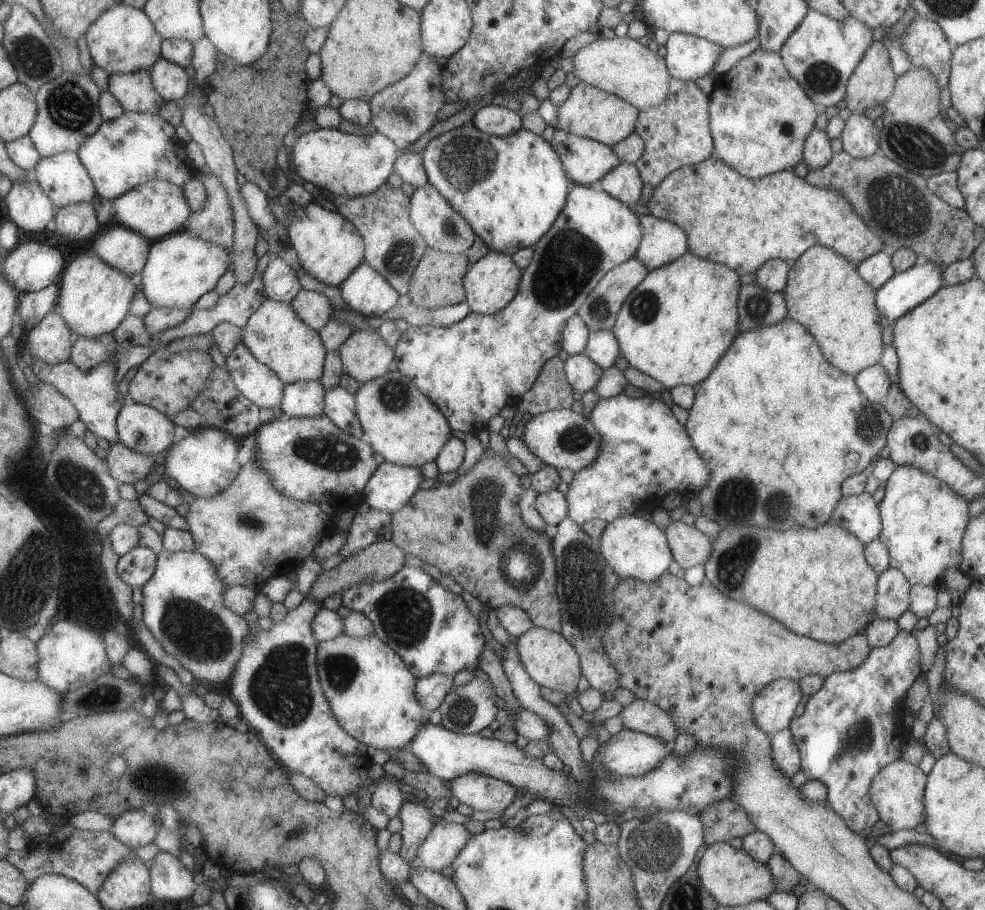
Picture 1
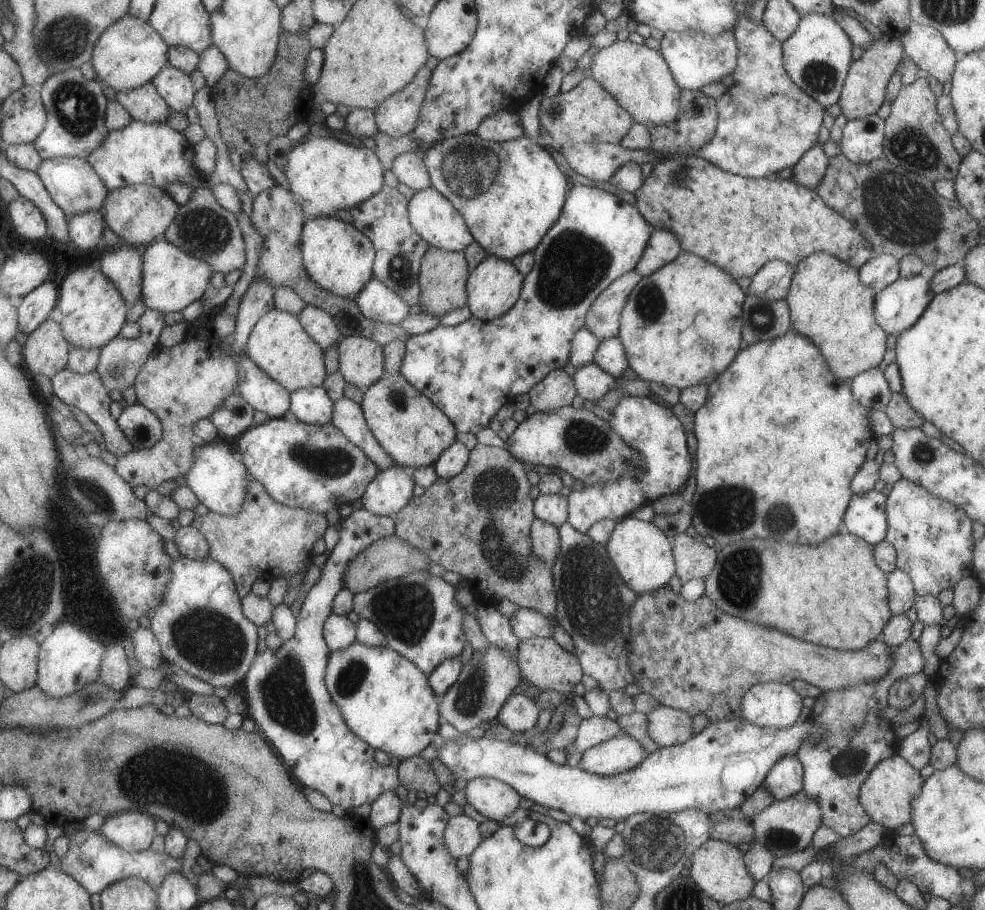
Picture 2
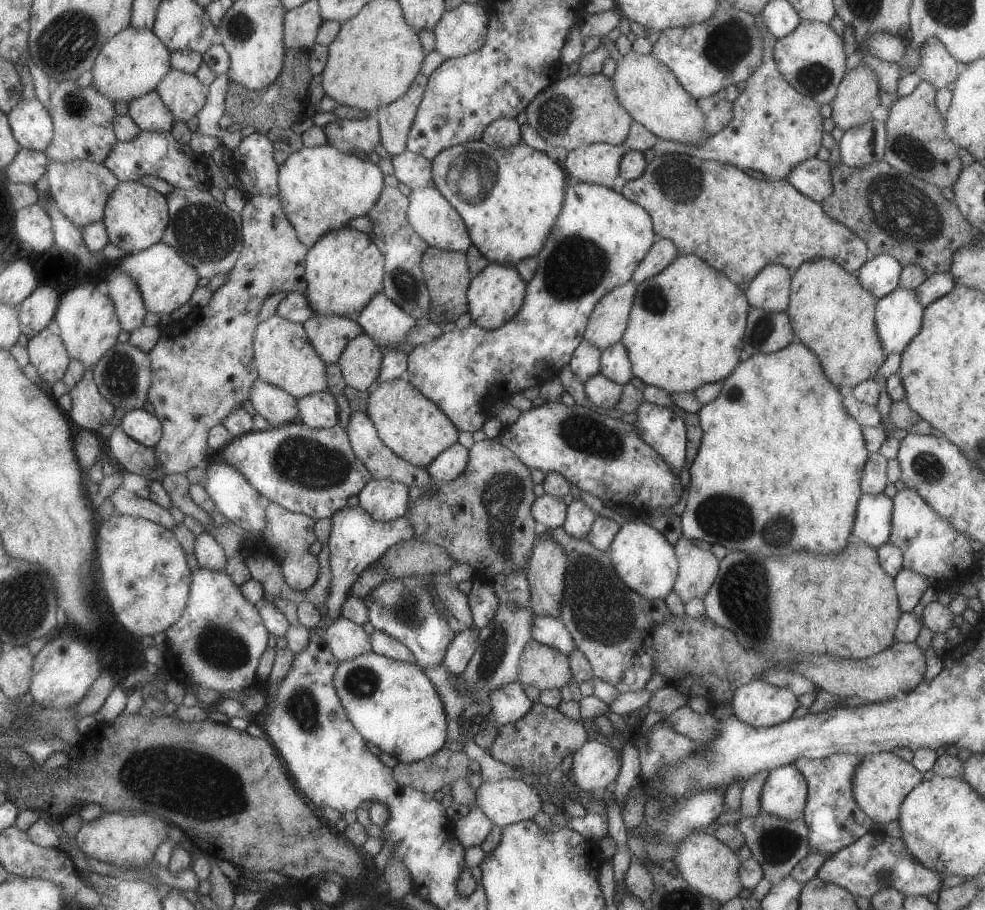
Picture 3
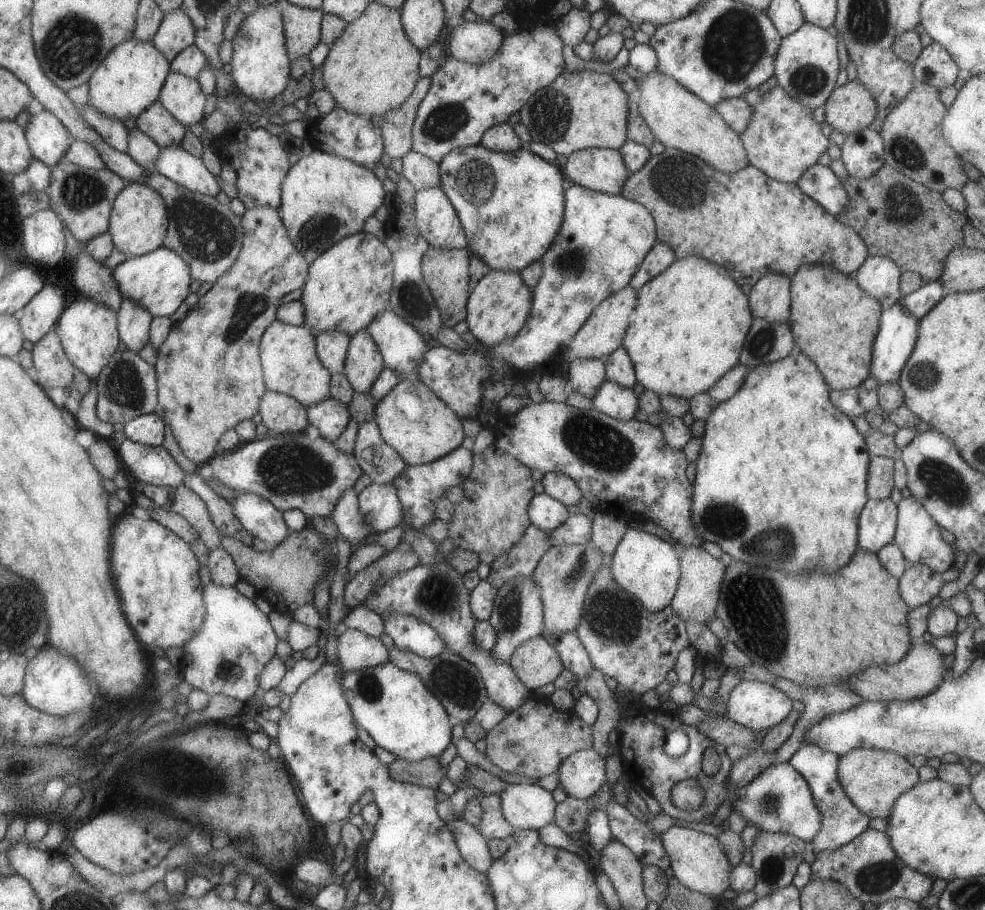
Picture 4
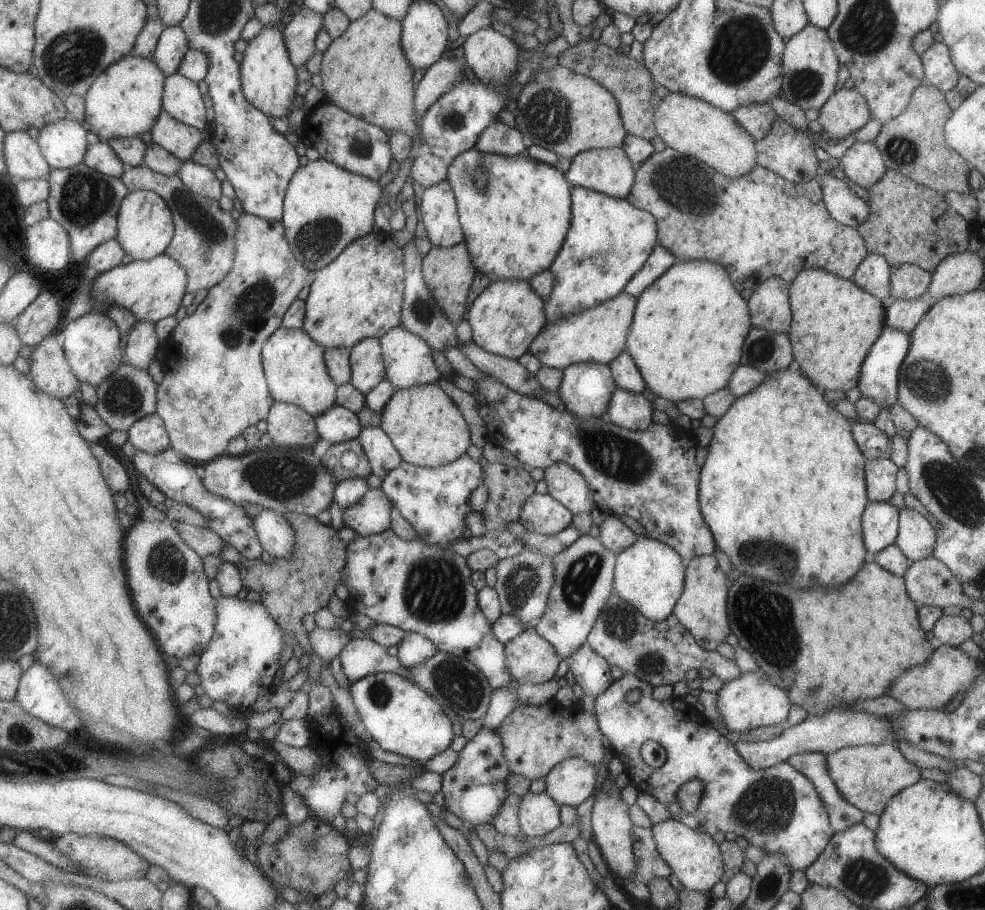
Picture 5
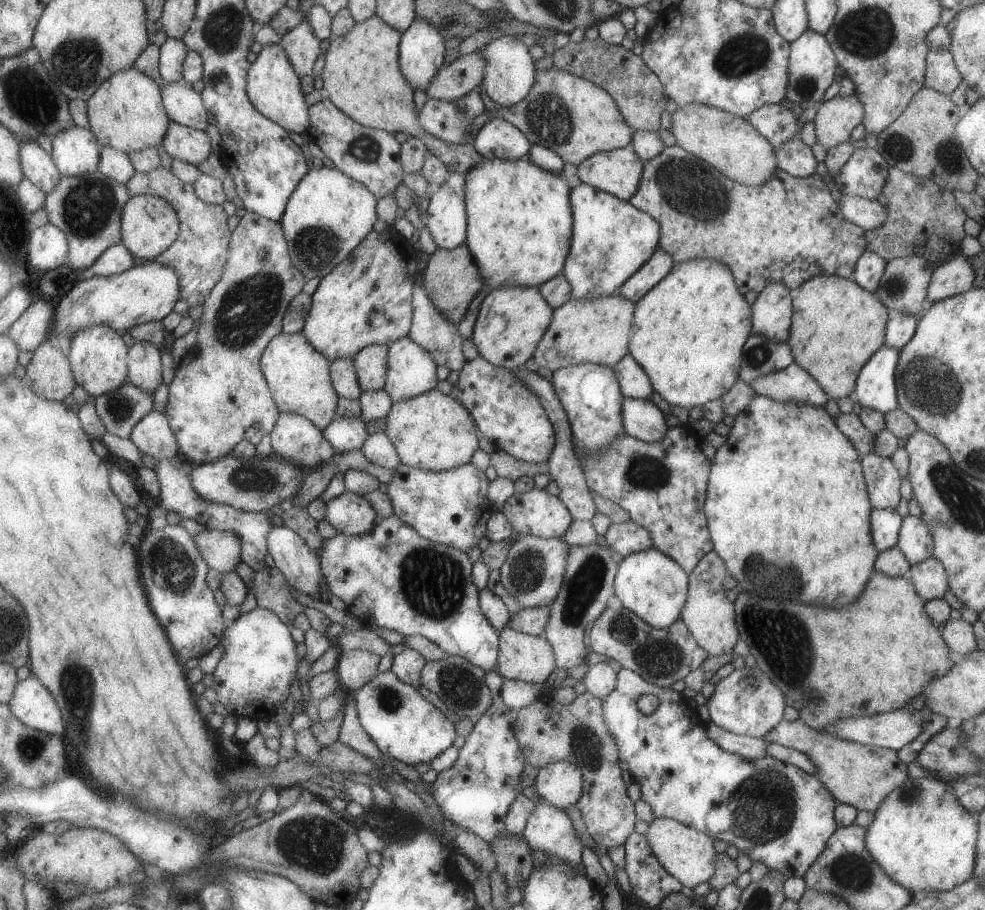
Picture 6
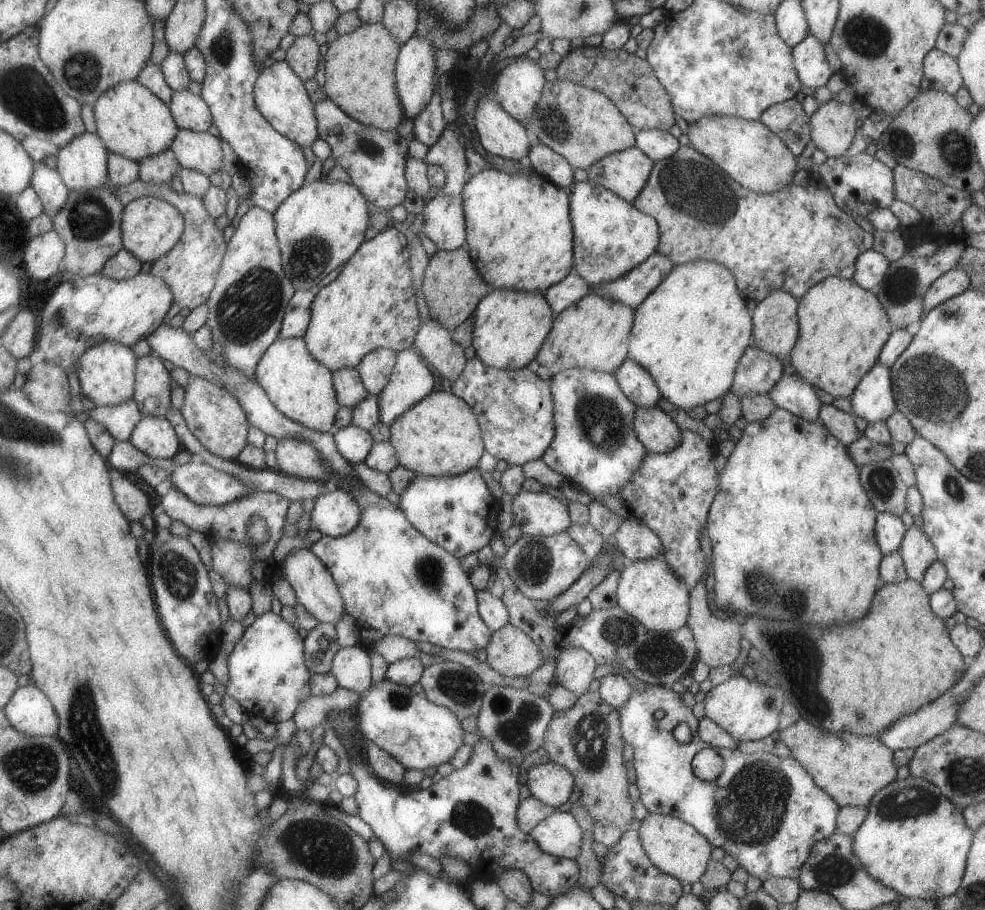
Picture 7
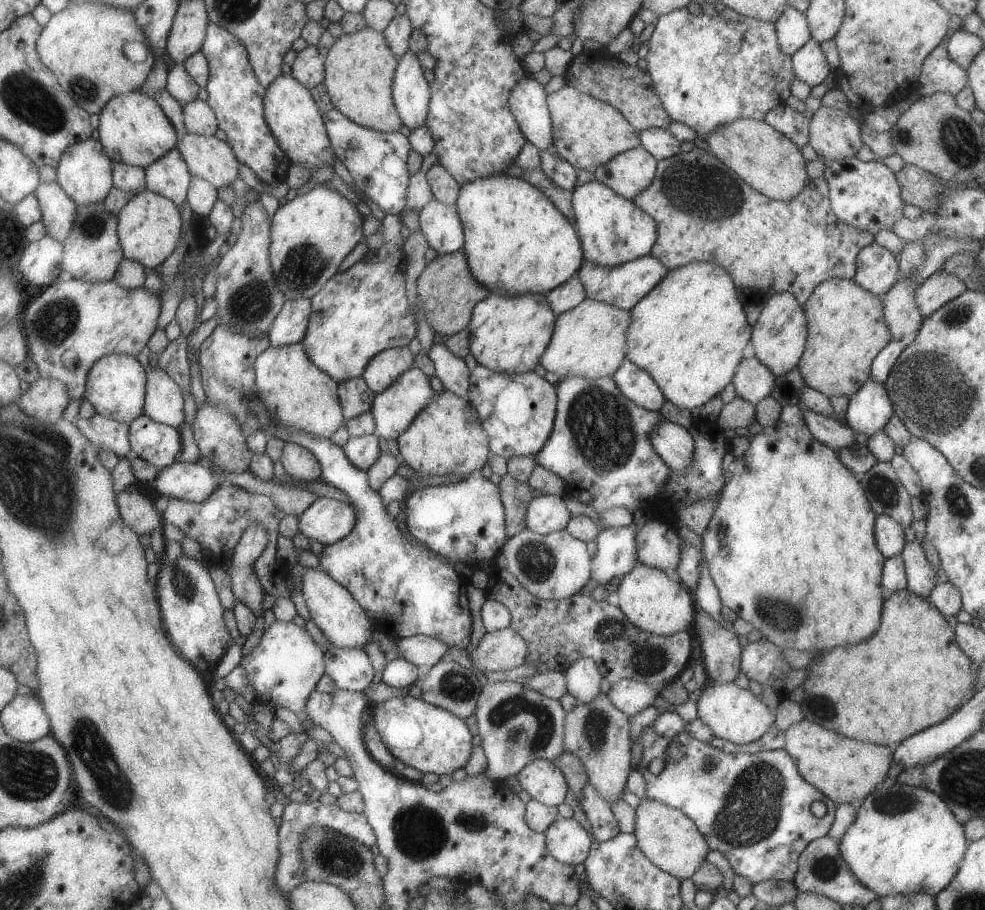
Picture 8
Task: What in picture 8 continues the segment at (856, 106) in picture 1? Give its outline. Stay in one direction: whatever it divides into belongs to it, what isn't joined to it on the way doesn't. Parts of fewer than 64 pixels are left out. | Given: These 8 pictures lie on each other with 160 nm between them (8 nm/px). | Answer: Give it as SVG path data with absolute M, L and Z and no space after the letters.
M821 106L810 118L807 143L826 161L854 157L862 140L850 111Z

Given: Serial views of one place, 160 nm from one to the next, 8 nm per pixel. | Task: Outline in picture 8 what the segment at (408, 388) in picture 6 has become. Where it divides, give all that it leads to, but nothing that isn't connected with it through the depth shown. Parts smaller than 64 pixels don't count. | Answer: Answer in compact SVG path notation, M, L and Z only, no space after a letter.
M414 366L405 370L395 378L385 390L374 395L370 412L375 424L374 435L379 438L396 440L397 436L407 430L409 422L427 406L427 402L433 398L434 391L429 386L429 378L423 372Z

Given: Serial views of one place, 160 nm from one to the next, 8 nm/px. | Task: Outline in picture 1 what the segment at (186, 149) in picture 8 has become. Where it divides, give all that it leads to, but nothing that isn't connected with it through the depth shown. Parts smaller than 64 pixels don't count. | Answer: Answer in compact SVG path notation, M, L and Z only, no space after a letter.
M148 71L111 75L108 91L125 111L157 115L164 103Z

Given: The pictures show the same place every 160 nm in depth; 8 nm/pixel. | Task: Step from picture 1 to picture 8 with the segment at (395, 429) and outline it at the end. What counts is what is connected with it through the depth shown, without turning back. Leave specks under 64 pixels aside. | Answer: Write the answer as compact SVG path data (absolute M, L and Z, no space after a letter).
M434 392L427 406L409 422L396 438L400 460L421 475L466 476L473 470L481 470L491 456L488 436L482 427L476 410L464 398L452 392Z

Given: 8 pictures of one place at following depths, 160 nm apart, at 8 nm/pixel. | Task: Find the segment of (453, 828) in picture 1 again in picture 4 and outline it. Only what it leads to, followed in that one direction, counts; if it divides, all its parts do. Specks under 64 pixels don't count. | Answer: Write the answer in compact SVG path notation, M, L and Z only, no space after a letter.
M482 794L480 797L482 817L477 826L479 834L487 839L504 839L511 836L513 827L505 820L501 810L500 796Z

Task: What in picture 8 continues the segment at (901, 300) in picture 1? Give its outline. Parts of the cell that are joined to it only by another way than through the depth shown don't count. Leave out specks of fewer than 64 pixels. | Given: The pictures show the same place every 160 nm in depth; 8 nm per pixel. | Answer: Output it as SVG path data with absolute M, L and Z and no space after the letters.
M869 378L848 397L843 422L869 438L882 430L893 415L893 407L884 385Z

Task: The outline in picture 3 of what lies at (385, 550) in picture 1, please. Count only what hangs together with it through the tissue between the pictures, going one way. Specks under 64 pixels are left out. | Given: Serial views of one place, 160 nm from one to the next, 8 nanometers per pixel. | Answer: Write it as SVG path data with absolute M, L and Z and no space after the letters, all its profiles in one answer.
M415 540L402 541L389 547L377 561L380 562L380 565L392 576L392 578L397 579L405 576L409 577L411 574L416 576L427 576L433 574L435 571L445 572L456 565L454 558L441 545L423 544Z

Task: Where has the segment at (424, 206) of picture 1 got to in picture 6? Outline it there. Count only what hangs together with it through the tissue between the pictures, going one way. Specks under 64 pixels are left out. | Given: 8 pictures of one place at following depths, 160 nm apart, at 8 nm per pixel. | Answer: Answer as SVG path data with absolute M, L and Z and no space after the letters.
M449 173L435 193L431 194L431 196L425 196L424 201L428 205L426 210L426 228L429 230L433 243L441 249L452 250L465 243L466 214L464 187L463 174Z

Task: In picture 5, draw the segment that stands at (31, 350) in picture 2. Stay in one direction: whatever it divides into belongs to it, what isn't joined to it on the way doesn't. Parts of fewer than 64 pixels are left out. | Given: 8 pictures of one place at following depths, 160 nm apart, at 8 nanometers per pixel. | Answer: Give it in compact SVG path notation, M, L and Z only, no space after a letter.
M59 333L48 336L34 347L29 360L29 376L36 385L43 392L59 398L73 396L77 389L82 388L62 342Z

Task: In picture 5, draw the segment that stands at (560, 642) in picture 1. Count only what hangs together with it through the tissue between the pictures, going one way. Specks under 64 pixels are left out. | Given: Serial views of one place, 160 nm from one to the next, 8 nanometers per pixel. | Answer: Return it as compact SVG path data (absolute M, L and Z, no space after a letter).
M534 629L525 630L504 644L505 668L518 684L538 685L555 676L560 656Z

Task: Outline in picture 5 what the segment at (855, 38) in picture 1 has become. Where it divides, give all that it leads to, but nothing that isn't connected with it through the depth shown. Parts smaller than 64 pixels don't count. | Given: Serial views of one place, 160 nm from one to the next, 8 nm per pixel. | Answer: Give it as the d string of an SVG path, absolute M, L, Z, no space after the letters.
M808 24L784 41L781 64L784 73L780 95L801 110L805 111L808 108L819 110L835 90L833 86L835 86L839 64L828 34L823 29Z

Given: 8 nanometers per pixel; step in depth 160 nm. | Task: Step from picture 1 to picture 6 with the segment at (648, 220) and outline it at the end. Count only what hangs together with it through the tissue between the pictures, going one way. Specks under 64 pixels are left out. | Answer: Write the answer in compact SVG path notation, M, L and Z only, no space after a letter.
M660 247L655 248L653 255L630 278L627 278L622 286L619 286L616 294L629 302L637 302L645 292L651 290L671 271L674 264L667 252Z

